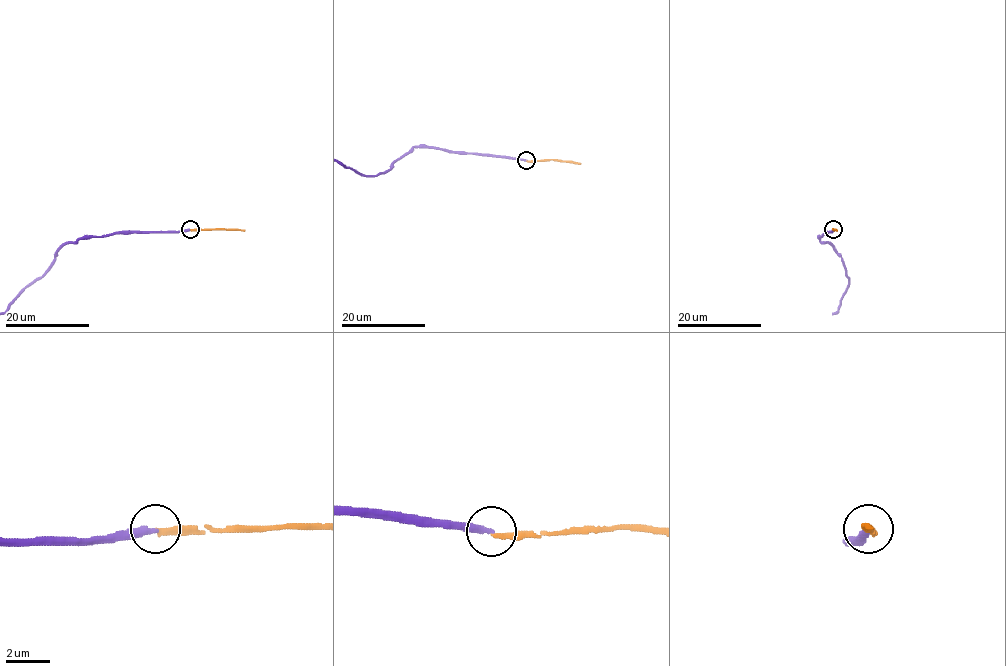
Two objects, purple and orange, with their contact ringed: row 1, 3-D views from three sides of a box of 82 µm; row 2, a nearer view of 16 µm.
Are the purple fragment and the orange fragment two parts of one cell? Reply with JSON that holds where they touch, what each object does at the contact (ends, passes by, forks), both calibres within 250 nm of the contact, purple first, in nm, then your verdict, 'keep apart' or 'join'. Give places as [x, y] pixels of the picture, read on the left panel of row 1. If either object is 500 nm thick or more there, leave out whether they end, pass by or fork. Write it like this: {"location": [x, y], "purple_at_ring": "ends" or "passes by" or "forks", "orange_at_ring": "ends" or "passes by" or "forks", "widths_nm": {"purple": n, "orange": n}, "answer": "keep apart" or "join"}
{"location": [190, 229], "purple_at_ring": "ends", "orange_at_ring": "ends", "widths_nm": {"purple": 300, "orange": 240}, "answer": "keep apart"}

